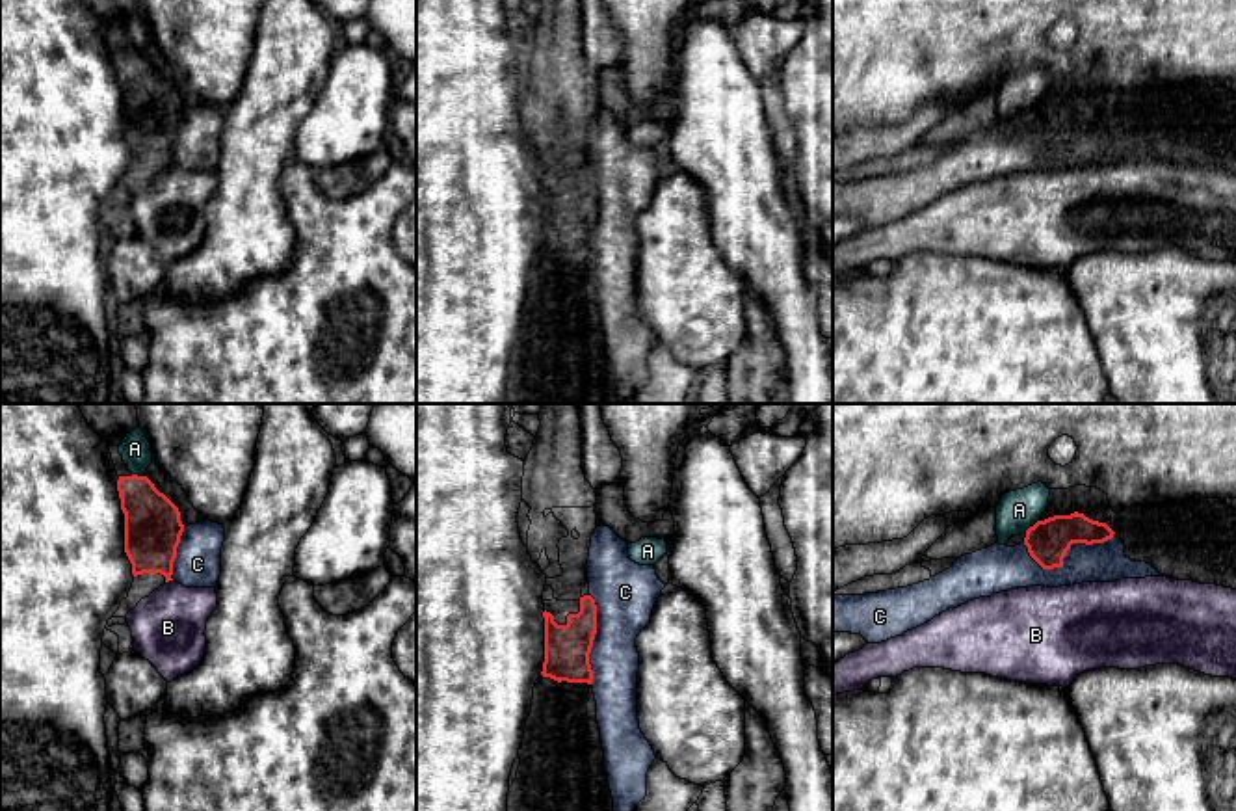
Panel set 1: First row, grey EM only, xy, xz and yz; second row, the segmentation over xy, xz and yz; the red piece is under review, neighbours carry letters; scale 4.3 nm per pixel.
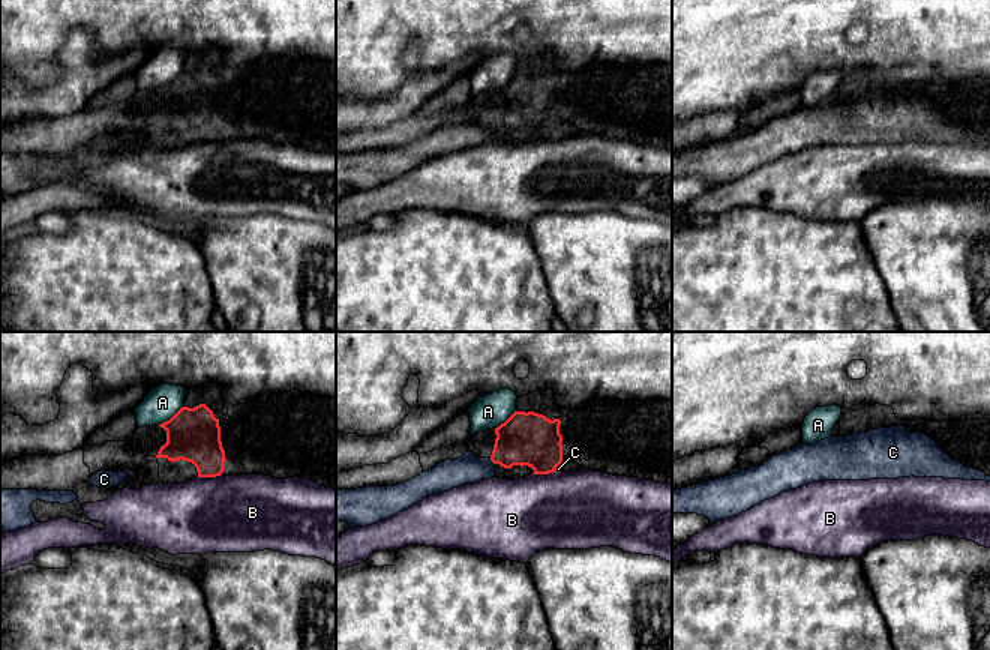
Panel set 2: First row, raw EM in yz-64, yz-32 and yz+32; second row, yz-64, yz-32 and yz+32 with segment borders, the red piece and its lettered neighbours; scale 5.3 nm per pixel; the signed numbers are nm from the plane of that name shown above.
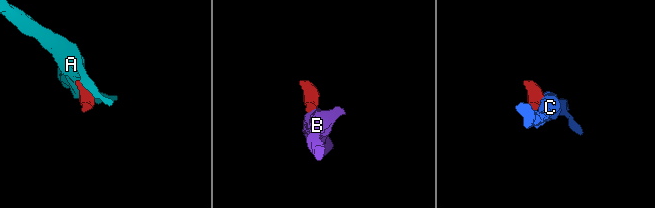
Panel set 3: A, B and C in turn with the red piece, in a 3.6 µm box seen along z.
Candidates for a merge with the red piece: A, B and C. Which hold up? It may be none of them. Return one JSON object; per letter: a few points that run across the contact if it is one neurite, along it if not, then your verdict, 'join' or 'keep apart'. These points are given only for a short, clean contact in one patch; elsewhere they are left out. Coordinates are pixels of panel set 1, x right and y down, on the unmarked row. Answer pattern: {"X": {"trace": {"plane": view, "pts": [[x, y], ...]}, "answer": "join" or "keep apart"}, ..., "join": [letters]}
{"A": {"trace": {"plane": "yz", "pts": [[1038, 103], [1025, 114]]}, "answer": "keep apart"}, "B": {"trace": {"plane": "xy", "pts": [[171, 162], [166, 166]]}, "answer": "keep apart"}, "C": {"trace": {"plane": "yz", "pts": [[1114, 114], [1073, 127], [1052, 151], [1023, 127]]}, "answer": "keep apart"}, "join": []}

